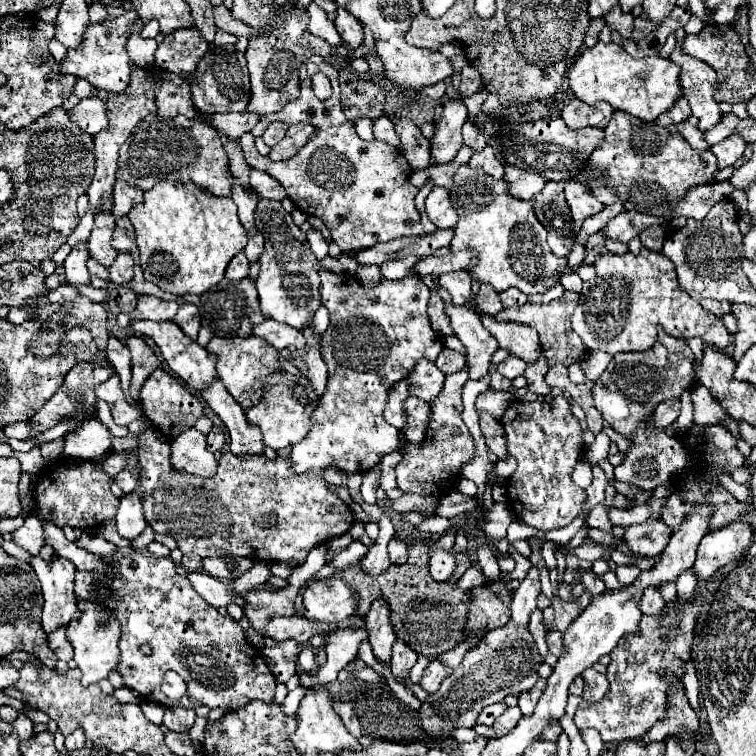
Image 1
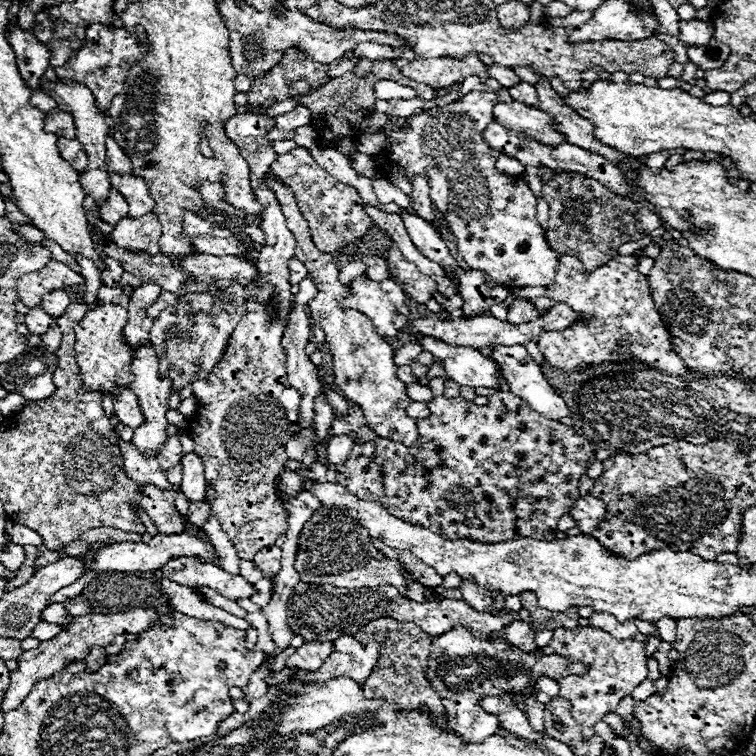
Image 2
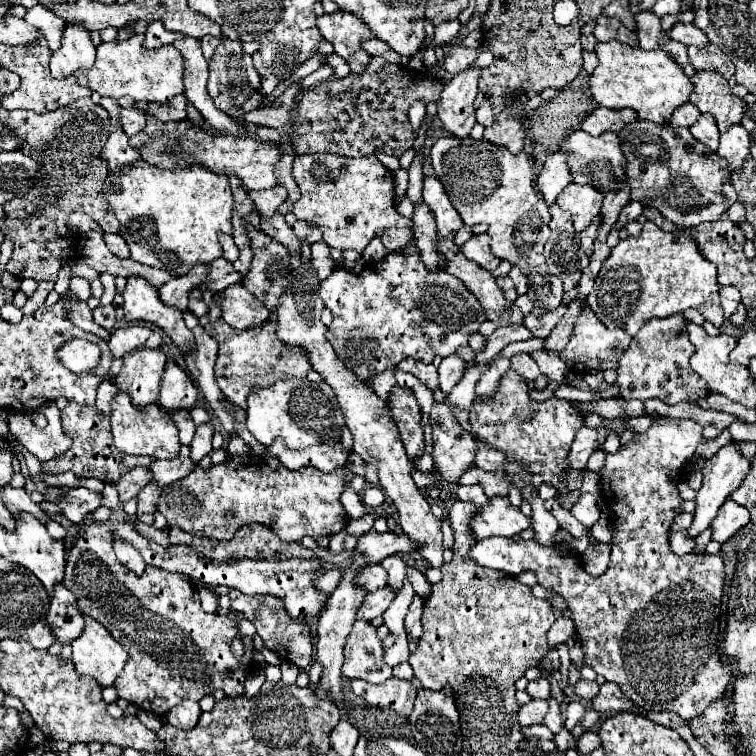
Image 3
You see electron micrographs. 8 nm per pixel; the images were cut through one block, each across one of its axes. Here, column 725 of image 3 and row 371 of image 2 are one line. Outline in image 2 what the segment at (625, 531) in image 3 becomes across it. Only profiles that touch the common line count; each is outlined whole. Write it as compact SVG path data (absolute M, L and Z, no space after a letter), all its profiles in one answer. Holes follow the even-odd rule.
M648 244L642 256L614 256L608 264L586 272L582 262L574 256L562 254L558 258L558 272L554 284L548 286L546 296L552 304L564 302L578 314L584 316L578 324L564 328L562 332L544 332L538 338L538 348L546 360L568 372L578 372L594 366L626 366L626 364L646 364L656 372L668 372L670 376L688 376L688 366L674 352L670 342L670 332L666 332L654 300L648 288L648 276L638 272L638 262L642 258L654 258L660 254L658 244Z

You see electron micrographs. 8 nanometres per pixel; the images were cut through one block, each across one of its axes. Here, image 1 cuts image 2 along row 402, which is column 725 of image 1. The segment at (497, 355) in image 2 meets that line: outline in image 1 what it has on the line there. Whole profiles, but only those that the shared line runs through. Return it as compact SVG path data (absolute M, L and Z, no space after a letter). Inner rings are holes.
M742 520L732 522L722 530L706 534L698 546L698 558L694 564L696 578L708 580L718 568L738 558L750 542L752 542L752 530Z

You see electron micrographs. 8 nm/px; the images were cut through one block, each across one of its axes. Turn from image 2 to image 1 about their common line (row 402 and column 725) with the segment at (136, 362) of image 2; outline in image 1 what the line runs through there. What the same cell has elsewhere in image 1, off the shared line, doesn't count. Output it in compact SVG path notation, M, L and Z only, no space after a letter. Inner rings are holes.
M730 136L728 140L722 140L720 144L716 144L710 150L718 158L718 168L722 170L726 166L732 166L736 160L740 160L744 156L744 148L746 148L746 142L742 138Z

